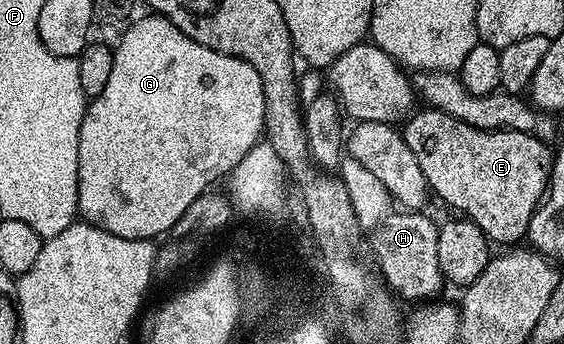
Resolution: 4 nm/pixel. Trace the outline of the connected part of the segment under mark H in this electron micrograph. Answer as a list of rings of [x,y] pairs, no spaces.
[[[348,154],[342,155],[337,172],[340,180],[344,182],[347,194],[349,194],[349,200],[351,200],[351,206],[362,230],[362,235],[368,238],[371,248],[377,256],[380,268],[378,271],[386,285],[392,291],[400,290],[402,296],[409,300],[421,302],[432,299],[429,297],[435,295],[445,284],[437,258],[438,225],[433,224],[425,217],[424,213],[400,207],[389,190],[385,188],[385,184],[381,183],[381,180],[378,180],[377,176],[365,168],[355,157]]]

